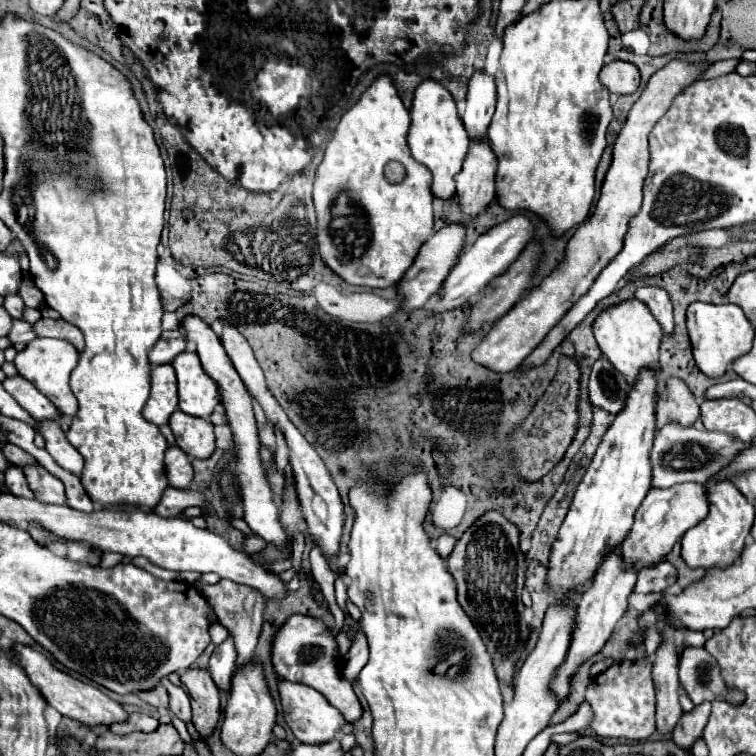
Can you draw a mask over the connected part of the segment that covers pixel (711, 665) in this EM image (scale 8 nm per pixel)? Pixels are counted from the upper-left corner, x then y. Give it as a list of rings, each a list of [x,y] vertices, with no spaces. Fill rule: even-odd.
[[[684,647],[680,655],[680,685],[686,689],[694,705],[716,697],[724,697],[730,703],[744,701],[740,691],[724,685],[716,659],[712,659],[712,655],[708,655],[702,647]]]

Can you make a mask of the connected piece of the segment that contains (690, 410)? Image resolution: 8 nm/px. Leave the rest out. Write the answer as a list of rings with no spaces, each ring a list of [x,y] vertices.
[[[670,377],[656,405],[656,419],[658,419],[656,429],[660,429],[662,423],[668,423],[668,419],[678,419],[678,423],[694,425],[698,417],[700,417],[700,409],[692,389],[682,379]]]

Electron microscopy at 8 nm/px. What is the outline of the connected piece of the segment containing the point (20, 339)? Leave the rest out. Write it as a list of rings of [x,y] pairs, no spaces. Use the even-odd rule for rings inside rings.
[[[14,319],[12,331],[8,333],[8,339],[12,343],[30,343],[32,339],[36,339],[36,333],[32,329],[32,323],[28,323],[24,319]]]

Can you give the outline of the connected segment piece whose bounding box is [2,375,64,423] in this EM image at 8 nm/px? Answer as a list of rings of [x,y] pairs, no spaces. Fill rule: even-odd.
[[[6,377],[2,381],[4,389],[36,419],[36,421],[58,421],[62,423],[62,413],[58,407],[50,401],[44,399],[44,395],[24,377]]]

